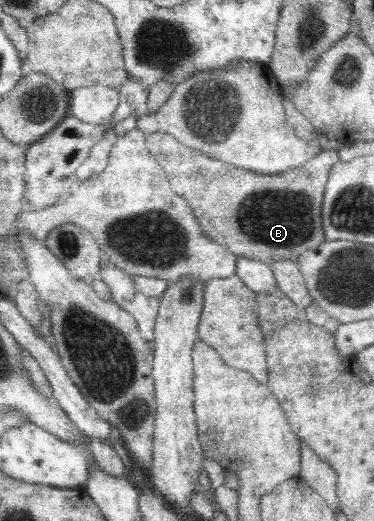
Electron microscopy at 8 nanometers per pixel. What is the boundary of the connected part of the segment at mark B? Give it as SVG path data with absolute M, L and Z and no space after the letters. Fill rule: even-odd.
M166 132L149 134L145 136L147 147L158 160L158 164L168 172L172 190L176 194L182 194L194 214L198 217L198 223L202 227L202 233L212 236L212 239L222 246L226 246L232 254L249 259L259 260L271 266L276 259L288 259L298 261L299 256L307 250L320 246L325 241L325 231L321 219L323 207L323 194L330 176L330 169L340 161L337 149L324 149L314 158L310 158L302 168L290 170L288 174L254 174L242 168L234 166L222 166L222 162L208 158L202 152L190 150L184 144L180 146L176 139Z

